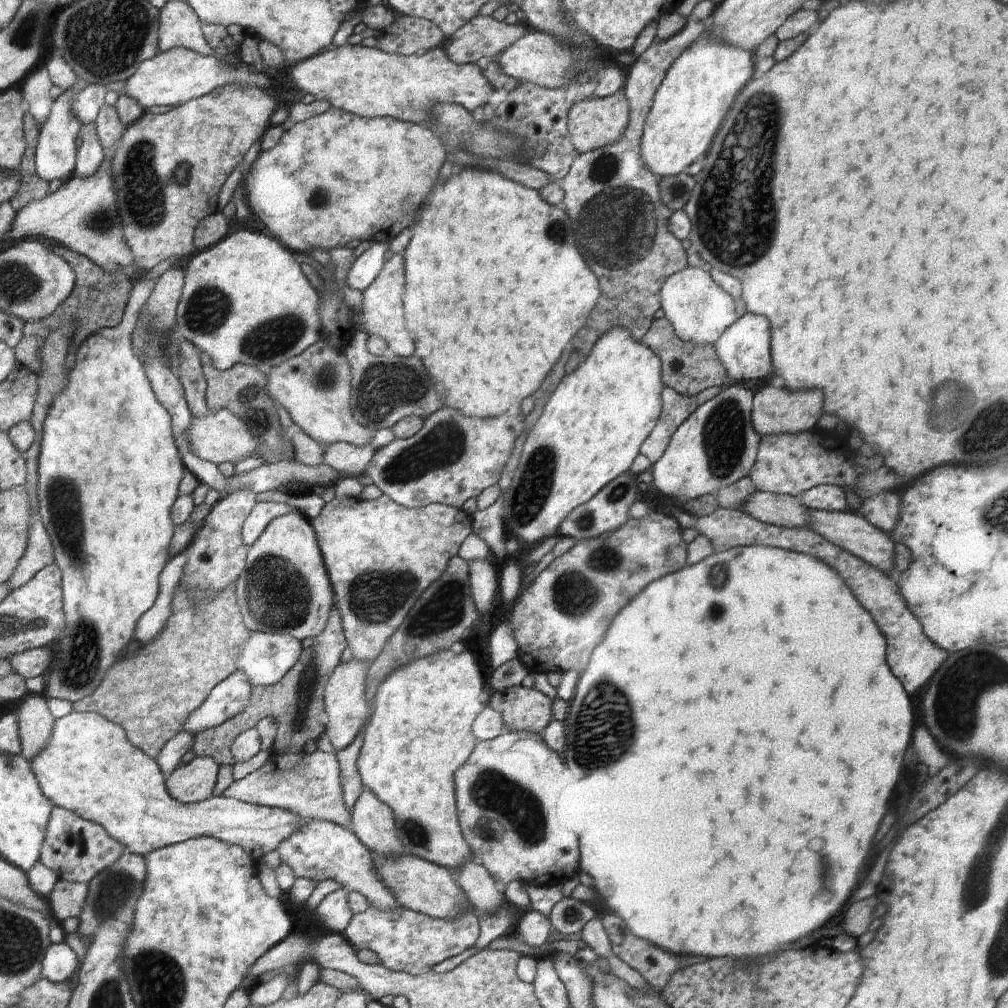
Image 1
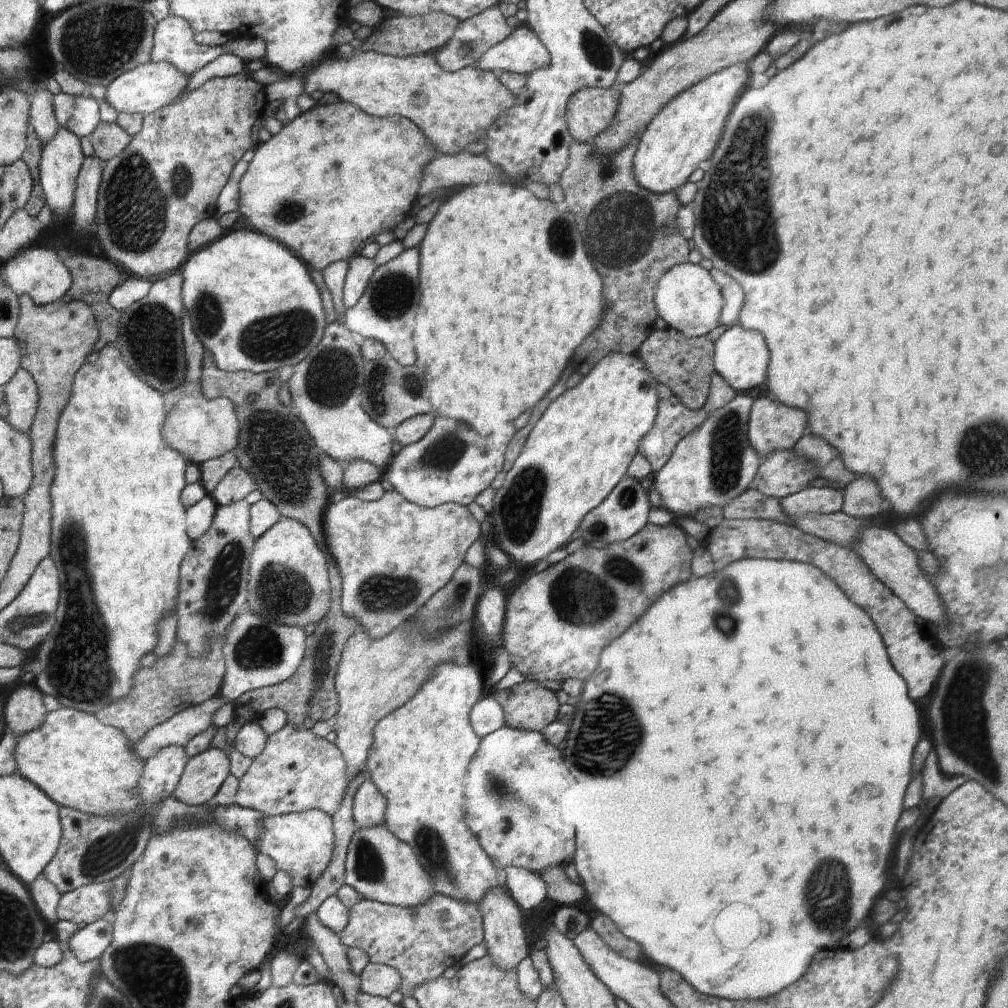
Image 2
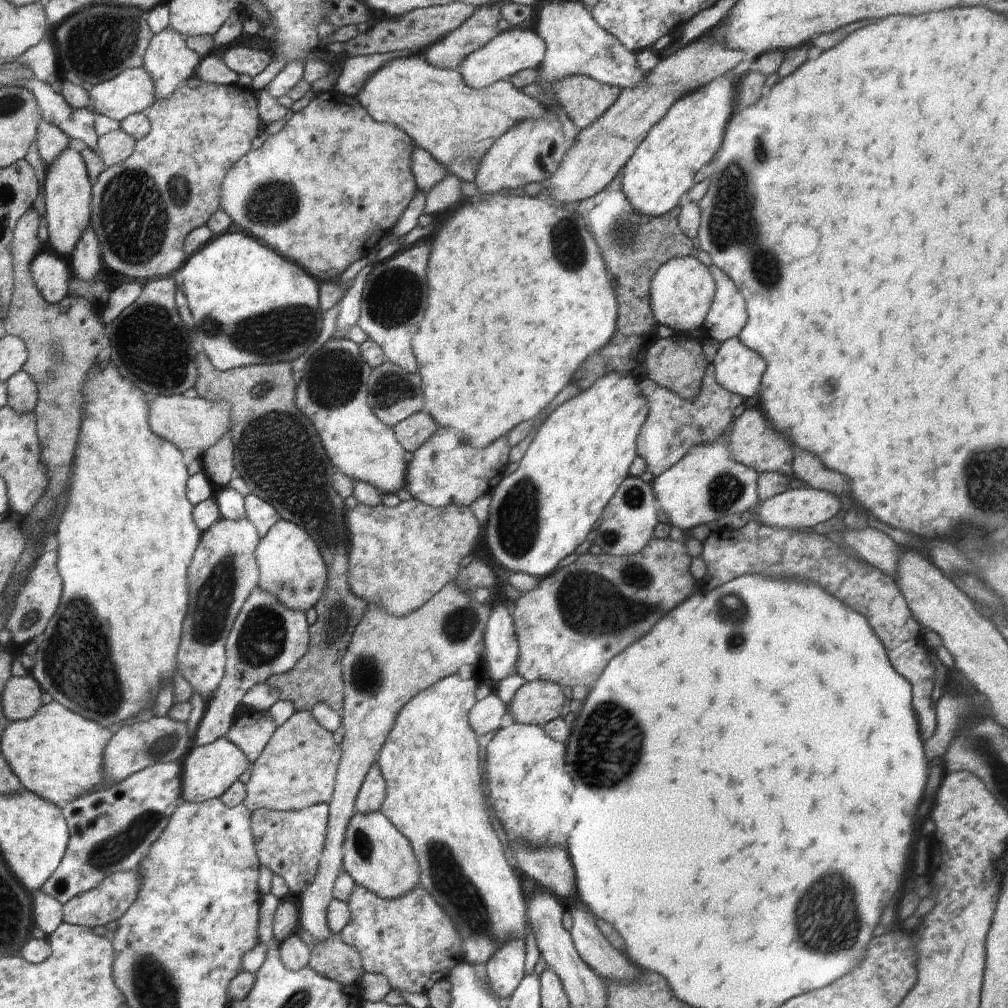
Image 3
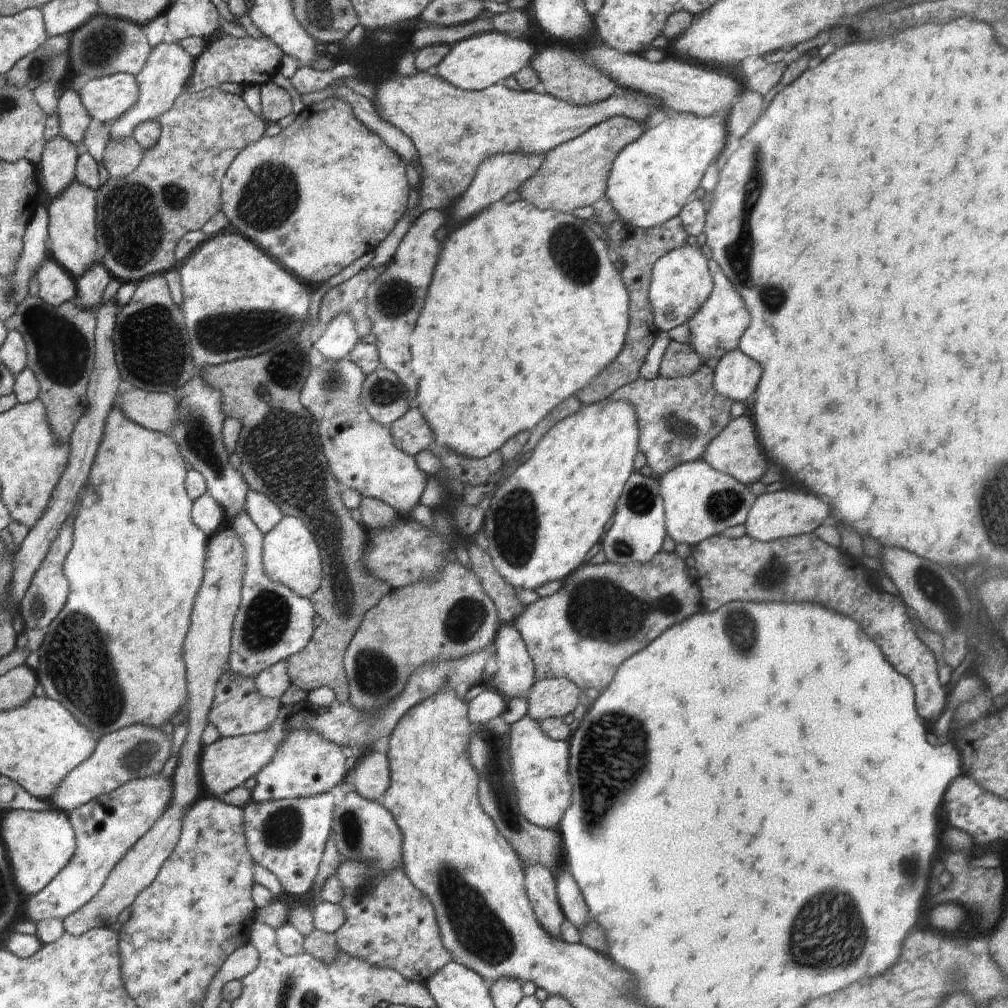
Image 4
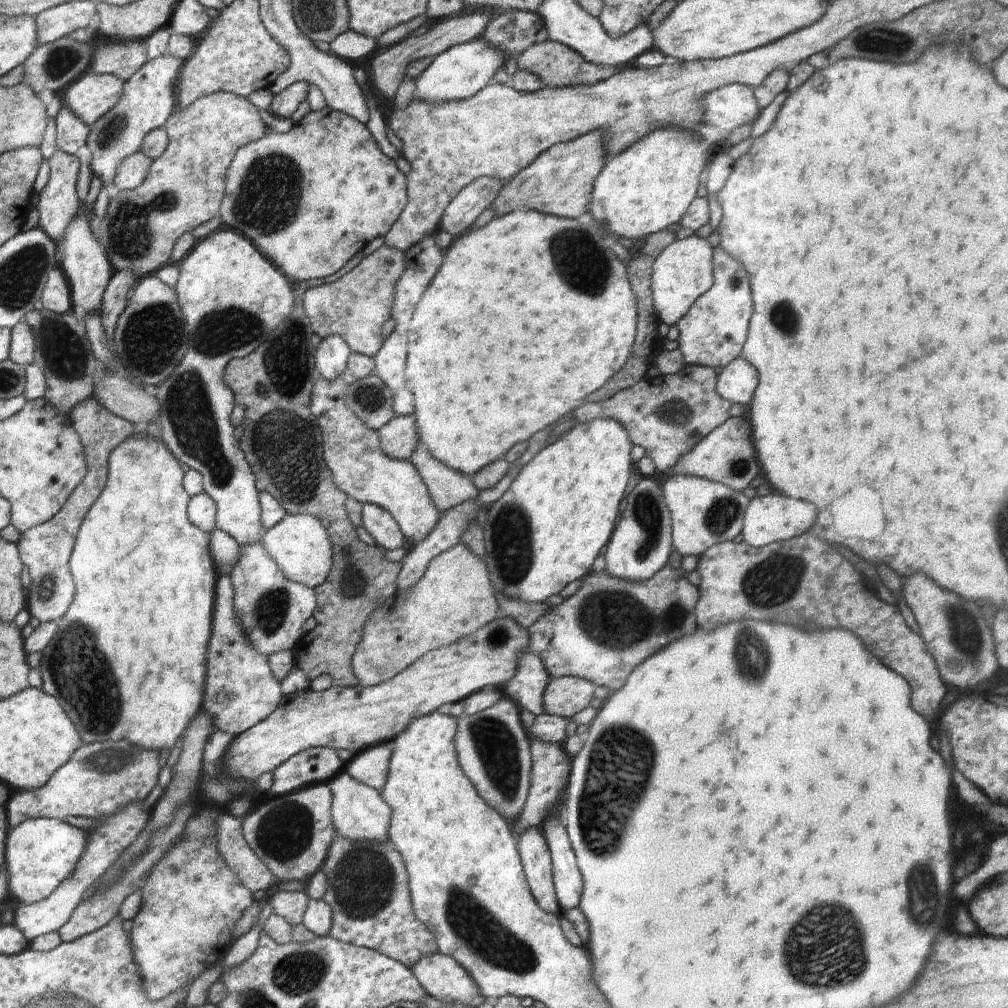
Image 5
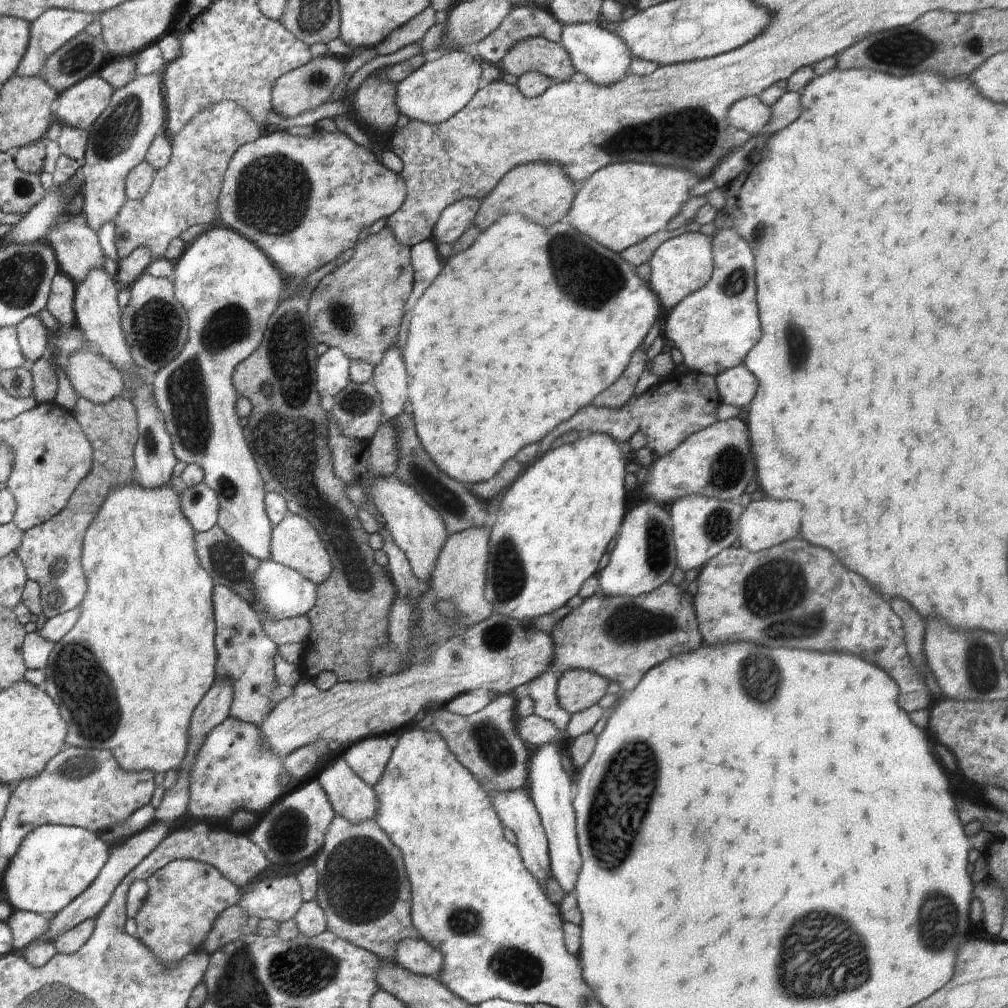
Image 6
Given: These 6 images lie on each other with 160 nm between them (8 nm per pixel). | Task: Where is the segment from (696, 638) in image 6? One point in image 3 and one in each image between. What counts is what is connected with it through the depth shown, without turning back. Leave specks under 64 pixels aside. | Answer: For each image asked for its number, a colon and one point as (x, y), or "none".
3: (580, 616)
4: (603, 613)
5: (608, 626)

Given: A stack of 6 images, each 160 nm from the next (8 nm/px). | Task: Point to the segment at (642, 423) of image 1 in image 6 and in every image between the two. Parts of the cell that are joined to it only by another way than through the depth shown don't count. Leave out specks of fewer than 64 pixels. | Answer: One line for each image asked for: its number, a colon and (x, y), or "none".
2: (580, 448)
3: (542, 510)
4: (541, 521)
5: (546, 530)
6: (552, 526)

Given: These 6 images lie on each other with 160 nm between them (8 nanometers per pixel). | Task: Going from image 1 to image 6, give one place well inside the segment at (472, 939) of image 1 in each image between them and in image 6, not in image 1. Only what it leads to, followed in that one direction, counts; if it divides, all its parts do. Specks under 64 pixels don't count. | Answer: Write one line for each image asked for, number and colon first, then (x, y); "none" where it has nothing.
2: (421, 942)
3: (411, 940)
4: (389, 923)
5: (368, 892)
6: (364, 891)

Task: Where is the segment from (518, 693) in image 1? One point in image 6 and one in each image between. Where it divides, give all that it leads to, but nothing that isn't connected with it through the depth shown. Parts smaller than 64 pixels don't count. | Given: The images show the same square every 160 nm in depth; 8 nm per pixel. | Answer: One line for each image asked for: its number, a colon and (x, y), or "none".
2: (526, 706)
3: (536, 702)
4: (556, 697)
5: (564, 696)
6: (577, 690)

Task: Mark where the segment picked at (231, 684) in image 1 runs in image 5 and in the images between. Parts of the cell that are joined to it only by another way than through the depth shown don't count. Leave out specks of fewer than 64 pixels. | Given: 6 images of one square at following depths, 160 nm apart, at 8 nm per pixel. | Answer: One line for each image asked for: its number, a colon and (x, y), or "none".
2: (183, 727)
3: (133, 747)
4: (139, 750)
5: (102, 777)

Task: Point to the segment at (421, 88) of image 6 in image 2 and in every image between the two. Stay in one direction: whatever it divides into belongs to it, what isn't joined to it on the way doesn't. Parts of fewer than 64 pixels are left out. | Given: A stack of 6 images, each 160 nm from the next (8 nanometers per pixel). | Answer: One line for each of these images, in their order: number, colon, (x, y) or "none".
2: (522, 51)
3: (511, 51)
4: (475, 63)
5: (458, 73)

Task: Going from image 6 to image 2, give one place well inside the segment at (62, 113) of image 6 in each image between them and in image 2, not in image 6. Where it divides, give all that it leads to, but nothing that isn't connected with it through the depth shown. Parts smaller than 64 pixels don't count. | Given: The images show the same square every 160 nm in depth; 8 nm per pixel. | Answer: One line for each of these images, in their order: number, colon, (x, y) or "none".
2: (147, 88)
3: (133, 91)
4: (107, 98)
5: (91, 96)

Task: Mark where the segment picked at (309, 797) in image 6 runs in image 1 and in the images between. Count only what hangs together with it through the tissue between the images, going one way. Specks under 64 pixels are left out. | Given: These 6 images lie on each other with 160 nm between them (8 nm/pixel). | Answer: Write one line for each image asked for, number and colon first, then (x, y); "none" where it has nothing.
1: (320, 850)
2: (301, 844)
3: (290, 843)
4: (288, 837)
5: (291, 834)

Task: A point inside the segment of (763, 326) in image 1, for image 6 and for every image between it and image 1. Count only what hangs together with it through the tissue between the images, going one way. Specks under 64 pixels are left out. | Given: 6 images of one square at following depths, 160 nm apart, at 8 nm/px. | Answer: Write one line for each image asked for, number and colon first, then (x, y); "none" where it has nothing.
2: (742, 357)
3: (739, 369)
4: (736, 376)
5: (738, 380)
6: (737, 386)

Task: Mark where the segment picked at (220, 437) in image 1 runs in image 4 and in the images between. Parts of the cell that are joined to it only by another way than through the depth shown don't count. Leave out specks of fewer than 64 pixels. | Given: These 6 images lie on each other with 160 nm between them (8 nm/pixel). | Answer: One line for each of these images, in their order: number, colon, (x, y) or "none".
2: (201, 428)
3: (197, 423)
4: (159, 412)

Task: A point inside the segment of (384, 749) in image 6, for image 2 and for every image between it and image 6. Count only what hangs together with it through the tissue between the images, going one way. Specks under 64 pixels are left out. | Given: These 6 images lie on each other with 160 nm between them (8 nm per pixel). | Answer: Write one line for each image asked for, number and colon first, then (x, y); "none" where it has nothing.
2: (369, 805)
3: (372, 793)
4: (370, 778)
5: (370, 767)

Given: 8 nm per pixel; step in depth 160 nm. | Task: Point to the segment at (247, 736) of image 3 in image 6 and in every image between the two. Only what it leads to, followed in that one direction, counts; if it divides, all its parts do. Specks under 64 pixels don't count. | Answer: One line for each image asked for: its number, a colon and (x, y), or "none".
4: (238, 709)
5: (241, 689)
6: (246, 653)

